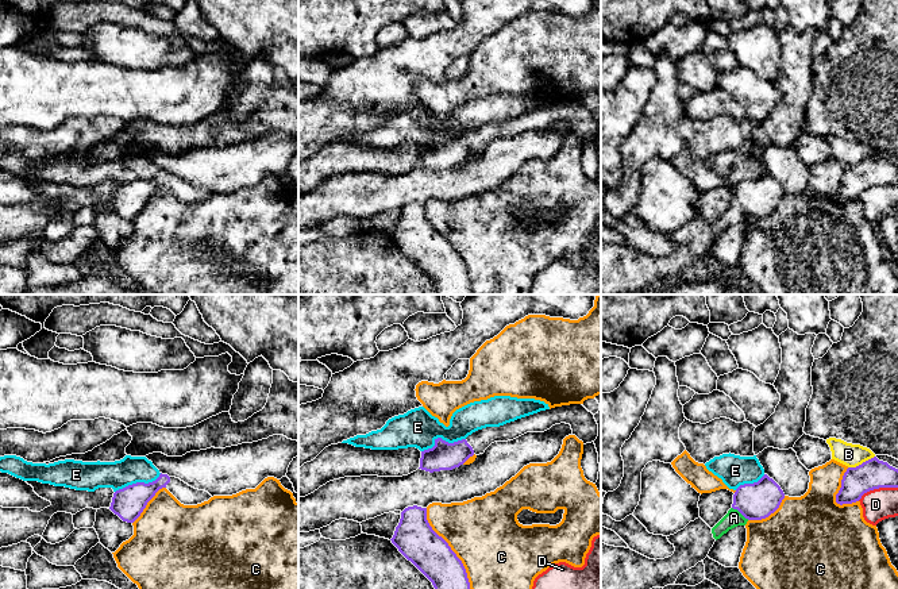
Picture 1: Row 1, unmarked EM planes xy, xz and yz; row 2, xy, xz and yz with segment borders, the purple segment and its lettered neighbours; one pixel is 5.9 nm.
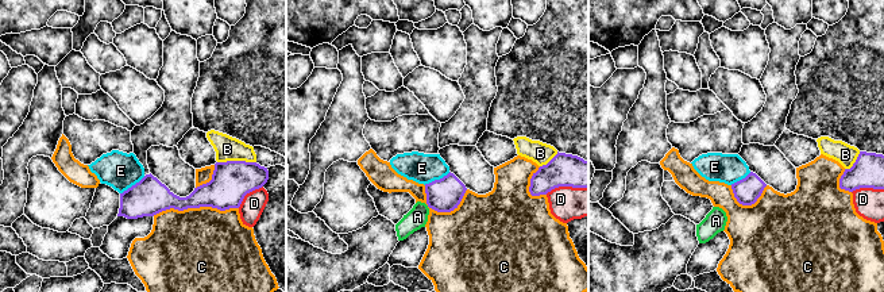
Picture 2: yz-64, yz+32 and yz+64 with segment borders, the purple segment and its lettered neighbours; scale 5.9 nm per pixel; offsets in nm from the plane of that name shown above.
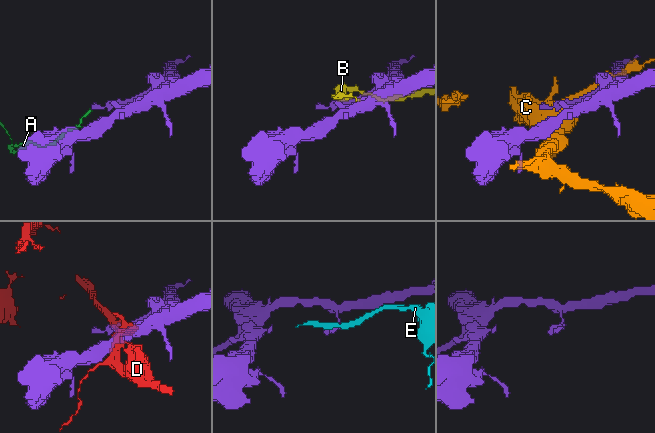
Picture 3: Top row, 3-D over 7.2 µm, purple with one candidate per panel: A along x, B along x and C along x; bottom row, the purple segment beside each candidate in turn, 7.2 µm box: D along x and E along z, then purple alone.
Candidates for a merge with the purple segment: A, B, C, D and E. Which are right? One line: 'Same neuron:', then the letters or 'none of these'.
Same neuron: A

